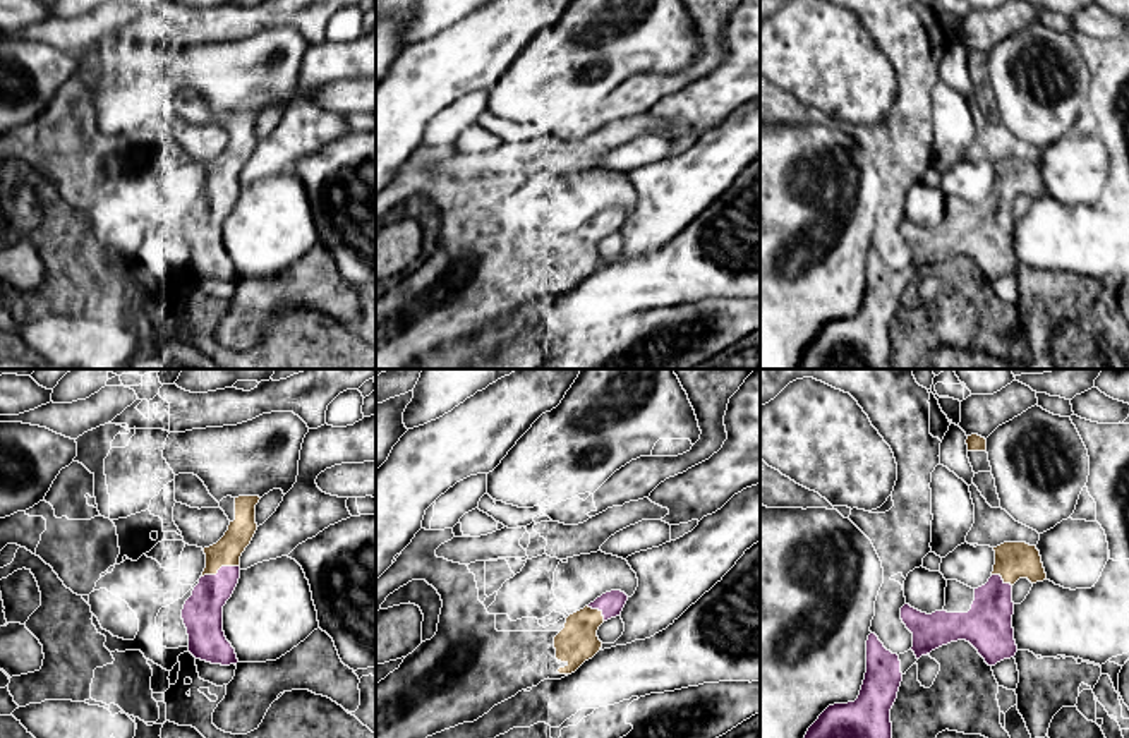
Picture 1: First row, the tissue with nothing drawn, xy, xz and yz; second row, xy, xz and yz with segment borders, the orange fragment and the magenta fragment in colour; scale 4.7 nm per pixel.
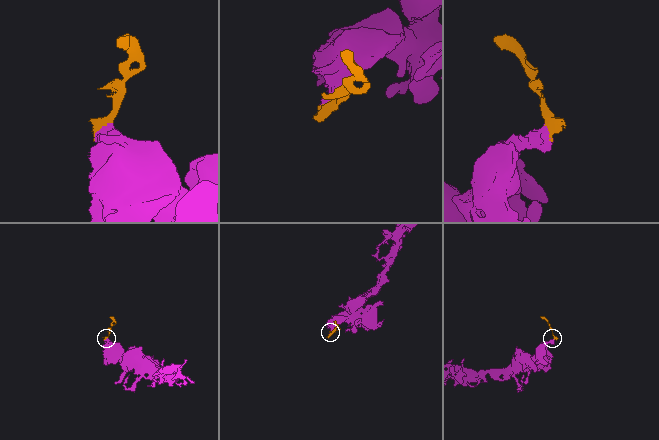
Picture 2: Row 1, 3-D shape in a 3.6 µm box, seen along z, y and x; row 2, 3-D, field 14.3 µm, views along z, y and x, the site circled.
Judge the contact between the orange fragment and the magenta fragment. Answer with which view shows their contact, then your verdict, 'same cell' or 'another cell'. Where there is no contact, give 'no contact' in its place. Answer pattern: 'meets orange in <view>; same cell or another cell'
meets orange in xy; same cell

